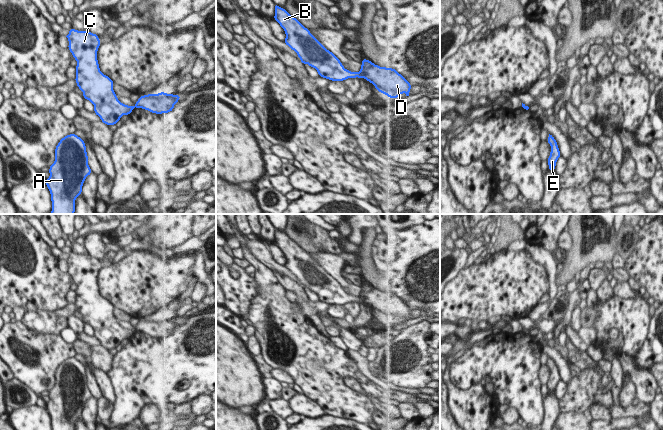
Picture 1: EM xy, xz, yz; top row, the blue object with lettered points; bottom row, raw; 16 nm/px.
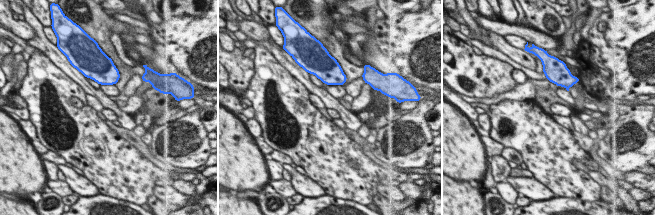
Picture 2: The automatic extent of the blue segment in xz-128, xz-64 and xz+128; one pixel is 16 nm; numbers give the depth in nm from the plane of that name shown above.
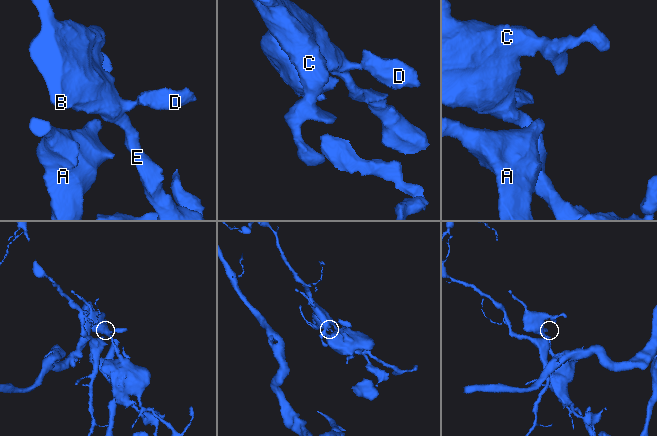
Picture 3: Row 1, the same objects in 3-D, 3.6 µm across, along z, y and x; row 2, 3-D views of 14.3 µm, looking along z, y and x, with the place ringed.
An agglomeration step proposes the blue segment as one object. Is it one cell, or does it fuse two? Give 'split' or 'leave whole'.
split

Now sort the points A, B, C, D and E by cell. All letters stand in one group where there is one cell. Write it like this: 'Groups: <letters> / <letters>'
Groups: A B C E / D

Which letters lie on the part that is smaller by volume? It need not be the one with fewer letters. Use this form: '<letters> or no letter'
D

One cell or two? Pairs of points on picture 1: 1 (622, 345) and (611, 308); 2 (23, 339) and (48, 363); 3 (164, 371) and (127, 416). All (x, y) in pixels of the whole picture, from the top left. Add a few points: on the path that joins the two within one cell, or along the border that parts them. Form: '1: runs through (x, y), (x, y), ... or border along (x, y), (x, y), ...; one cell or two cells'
1: runs through (624, 336), (624, 321), (620, 317); one cell
2: runs through (30, 346), (37, 349), (41, 356); one cell
3: runs through (148, 373), (130, 387), (129, 400); one cell

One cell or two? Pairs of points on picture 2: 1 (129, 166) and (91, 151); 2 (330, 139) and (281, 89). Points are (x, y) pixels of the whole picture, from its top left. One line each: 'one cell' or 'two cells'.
1: one cell
2: one cell

